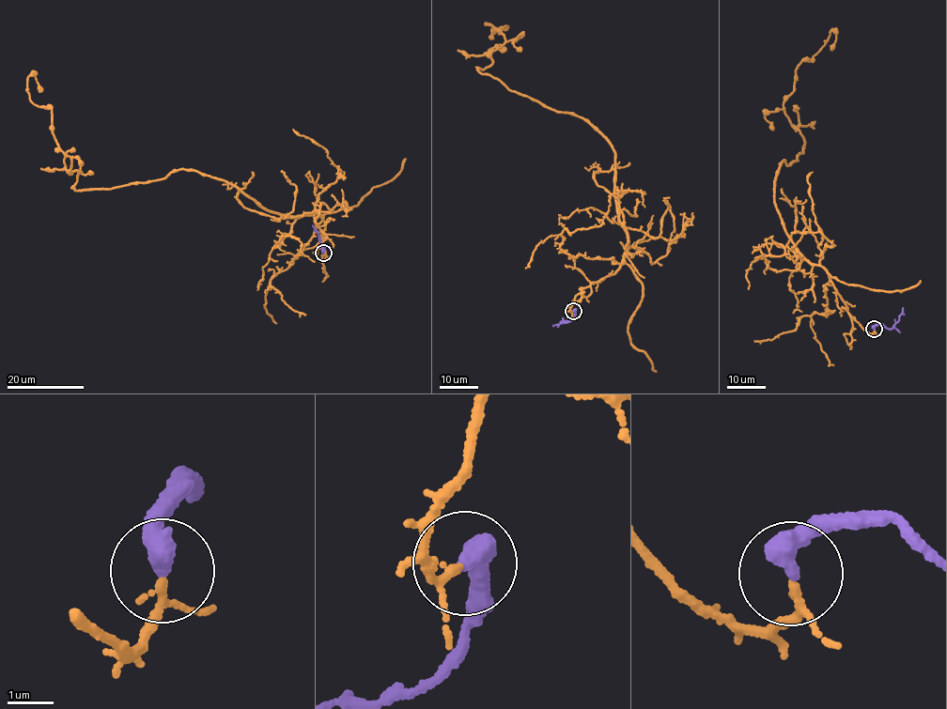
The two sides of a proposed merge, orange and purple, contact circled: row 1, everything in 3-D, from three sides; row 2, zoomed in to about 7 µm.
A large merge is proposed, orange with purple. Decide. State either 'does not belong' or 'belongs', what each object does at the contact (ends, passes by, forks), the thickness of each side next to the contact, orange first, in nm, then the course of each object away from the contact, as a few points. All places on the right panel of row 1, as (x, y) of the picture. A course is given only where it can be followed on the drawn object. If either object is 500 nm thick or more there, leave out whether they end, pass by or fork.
belongs; 130 nm thick on the orange side, 500 nm on the other; orange runs (874, 329), (795, 251), (774, 198), (779, 167), (802, 151), (783, 104), (796, 69), (834, 31), (830, 50); purple runs (874, 329), (881, 324), (892, 329), (903, 308)

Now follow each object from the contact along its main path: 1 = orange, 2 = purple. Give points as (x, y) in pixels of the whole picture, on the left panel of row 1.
1: (323, 253), (316, 212), (286, 217), (198, 171), (77, 191), (51, 109), (31, 102), (32, 74), (39, 92)
2: (323, 253), (326, 245), (322, 246), (312, 225)

